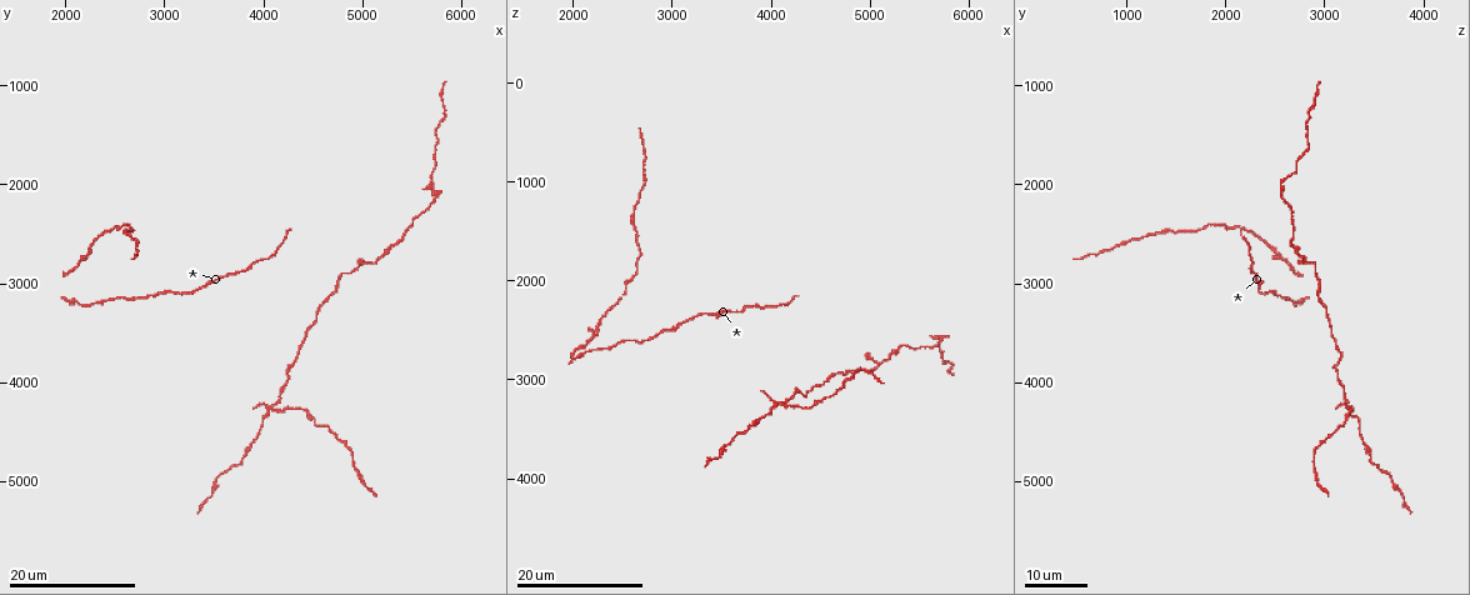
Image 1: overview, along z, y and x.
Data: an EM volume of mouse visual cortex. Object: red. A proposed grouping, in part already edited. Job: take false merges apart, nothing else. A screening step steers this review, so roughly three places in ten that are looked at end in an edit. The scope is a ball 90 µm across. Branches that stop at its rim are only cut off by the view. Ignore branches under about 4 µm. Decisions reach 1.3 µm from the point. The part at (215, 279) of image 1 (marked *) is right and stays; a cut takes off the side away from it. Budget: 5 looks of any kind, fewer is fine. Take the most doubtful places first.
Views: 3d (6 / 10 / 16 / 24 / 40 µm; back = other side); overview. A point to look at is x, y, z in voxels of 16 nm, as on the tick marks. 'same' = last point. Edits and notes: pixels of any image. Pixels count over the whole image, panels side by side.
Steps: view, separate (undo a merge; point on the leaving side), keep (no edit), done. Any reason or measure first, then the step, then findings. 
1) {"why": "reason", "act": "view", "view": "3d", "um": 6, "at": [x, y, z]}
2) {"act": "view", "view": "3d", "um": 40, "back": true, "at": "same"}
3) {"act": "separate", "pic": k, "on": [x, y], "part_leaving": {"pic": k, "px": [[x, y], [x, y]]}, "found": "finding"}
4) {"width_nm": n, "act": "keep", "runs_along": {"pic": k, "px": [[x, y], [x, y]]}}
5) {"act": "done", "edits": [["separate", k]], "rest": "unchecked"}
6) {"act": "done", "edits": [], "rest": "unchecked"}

{"why": "looks like a crossing", "act": "view", "view": "3d", "um": 24, "at": [4060, 4260, 3260]}

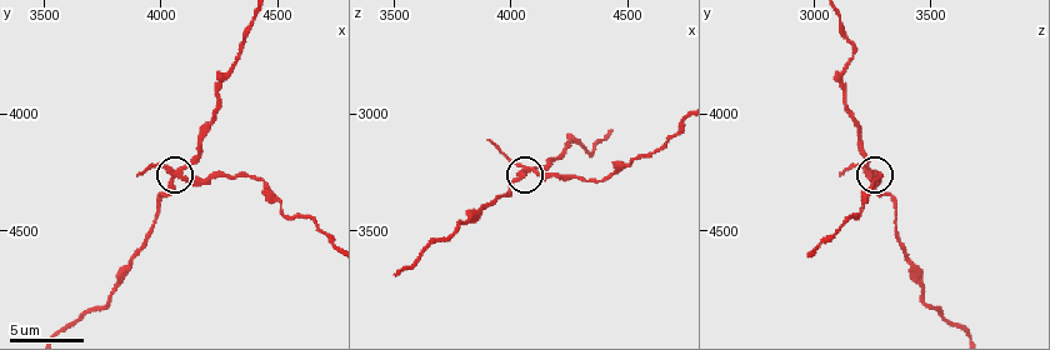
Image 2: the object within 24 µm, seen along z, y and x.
{"act": "view", "view": "3d", "um": 6, "at": [4060, 4260, 3240]}

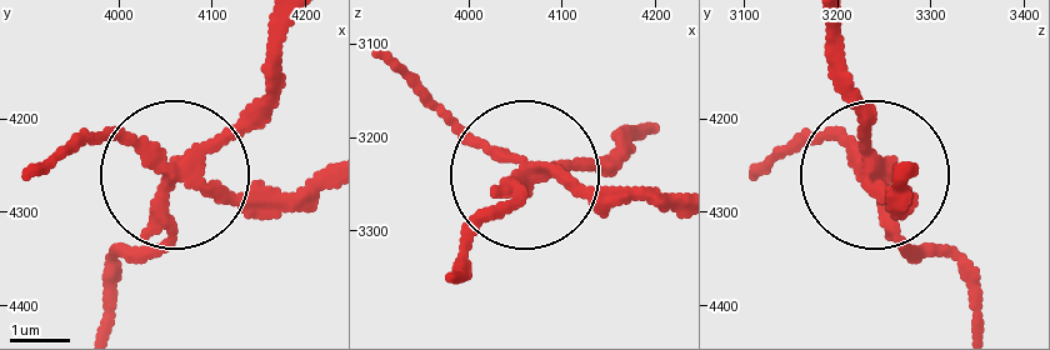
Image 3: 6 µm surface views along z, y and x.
{"width_nm": 260, "act": "separate", "pic": 3, "on": [255, 203], "part_leaving": {"pic": 3, "px": [[189, 184], [319, 194]]}, "found": "a second cell is stuck on"}

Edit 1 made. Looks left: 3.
{"act": "view", "view": "3d", "um": 16, "at": [4780, 2900, 2920]}

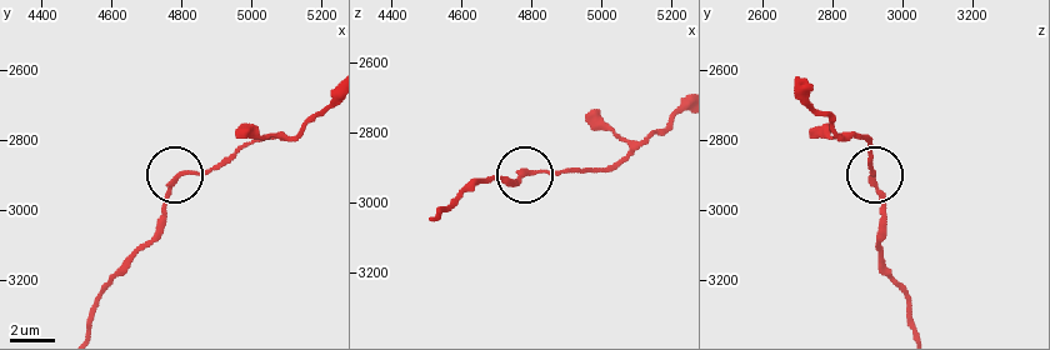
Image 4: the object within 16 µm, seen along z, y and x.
{"act": "view", "view": "3d", "um": 10, "at": [4770, 2910, 2920]}

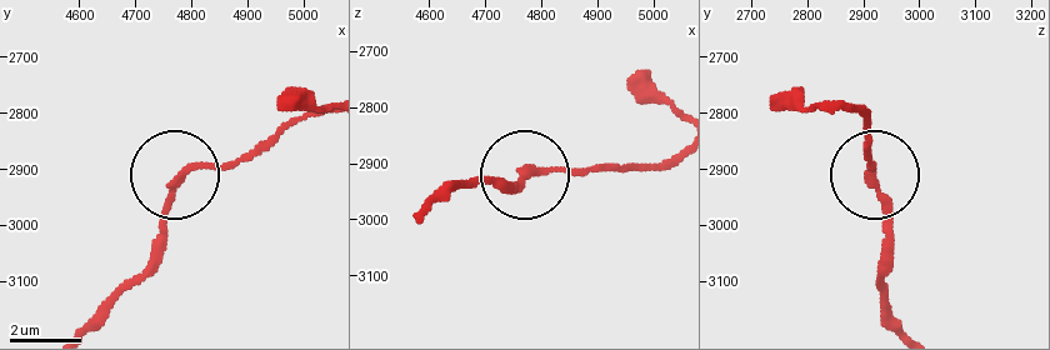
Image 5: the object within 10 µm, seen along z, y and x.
{"act": "keep", "found": "continuous, no second cell"}

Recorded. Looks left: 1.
{"act": "done", "edits": [["separate", 3]], "rest": "unchecked"}

